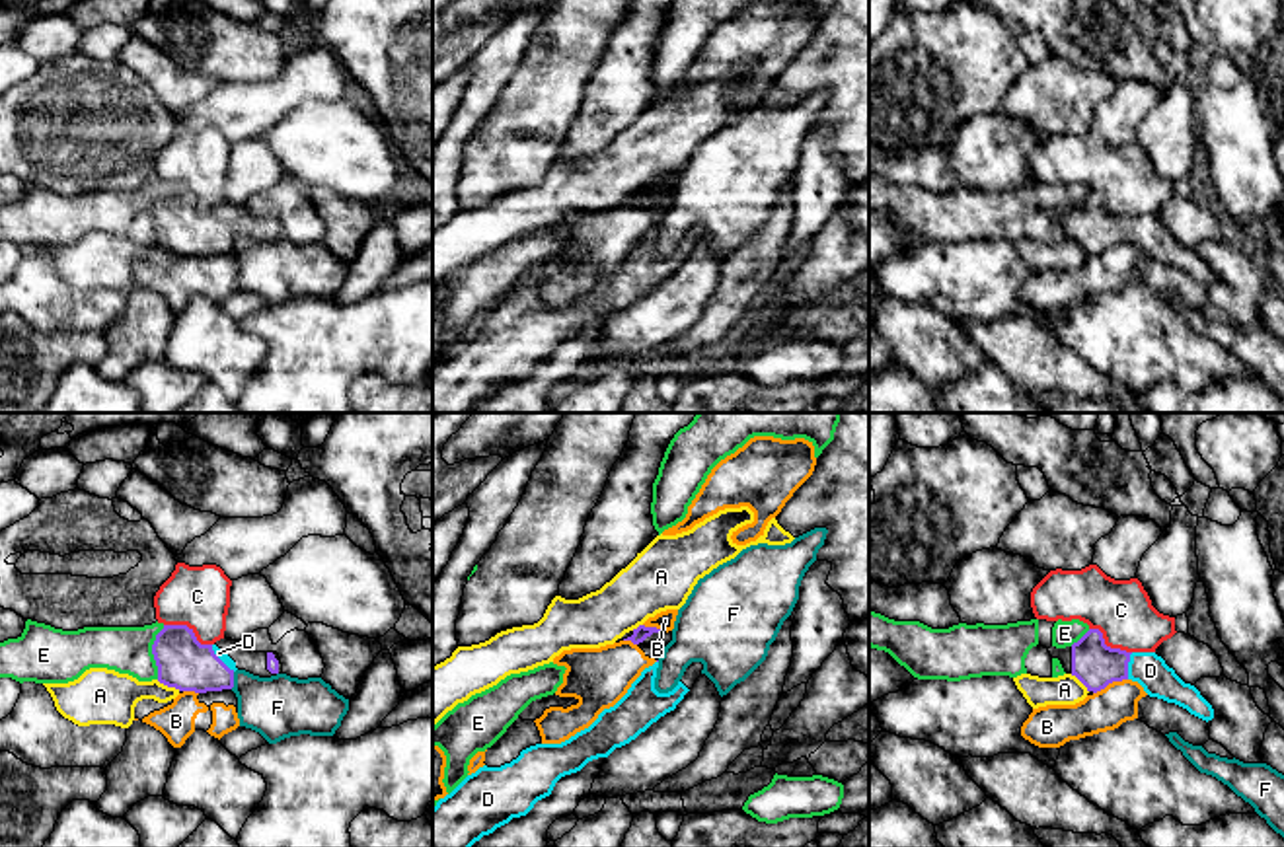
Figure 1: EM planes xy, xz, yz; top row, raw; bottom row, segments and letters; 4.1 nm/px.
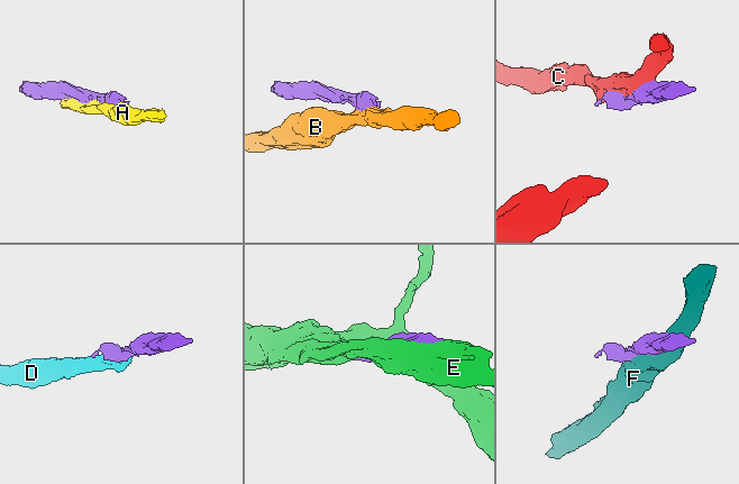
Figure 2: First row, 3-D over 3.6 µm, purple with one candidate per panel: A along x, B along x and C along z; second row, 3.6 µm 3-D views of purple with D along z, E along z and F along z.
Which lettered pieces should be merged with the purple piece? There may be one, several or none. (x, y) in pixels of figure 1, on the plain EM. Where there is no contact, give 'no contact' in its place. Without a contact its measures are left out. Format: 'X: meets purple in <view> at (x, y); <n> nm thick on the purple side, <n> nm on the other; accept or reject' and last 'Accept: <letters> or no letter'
A: meets purple in xy at (168, 250); 220 nm thick on the purple side, 220 nm on the other; reject
B: meets purple in yz at (1109, 246); 190 nm thick on the purple side, 170 nm on the other; reject
C: meets purple in xy at (189, 193); 220 nm thick on the purple side, 260 nm on the other; reject
D: meets purple in xy at (219, 222); 220 nm thick on the purple side, 40 nm on the other; accept
E: meets purple in xy at (152, 217); 220 nm thick on the purple side, 190 nm on the other; reject
F: meets purple in xy at (232, 244); 220 nm thick on the purple side, 260 nm on the other; reject
Accept: D

